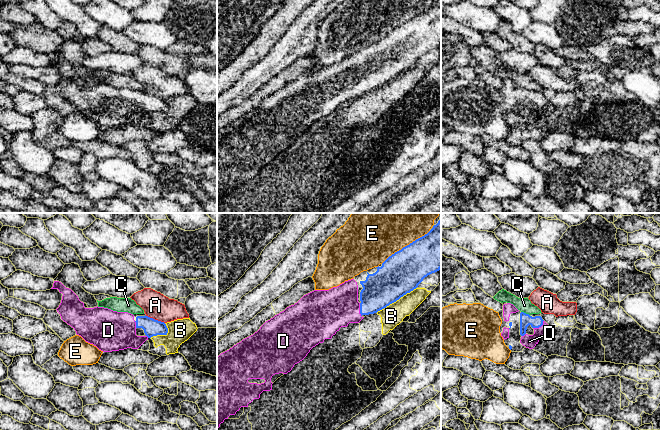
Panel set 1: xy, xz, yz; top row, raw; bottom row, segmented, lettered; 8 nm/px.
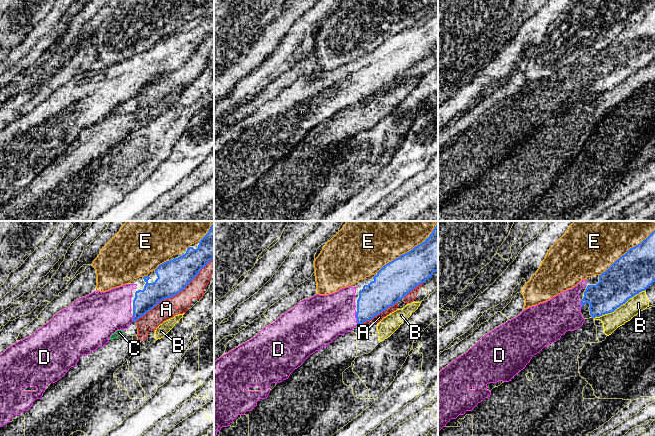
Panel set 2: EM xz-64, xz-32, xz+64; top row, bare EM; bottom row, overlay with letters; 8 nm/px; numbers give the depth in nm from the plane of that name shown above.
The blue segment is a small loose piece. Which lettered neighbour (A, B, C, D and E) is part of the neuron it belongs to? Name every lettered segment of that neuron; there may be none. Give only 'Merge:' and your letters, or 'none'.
Merge: D

